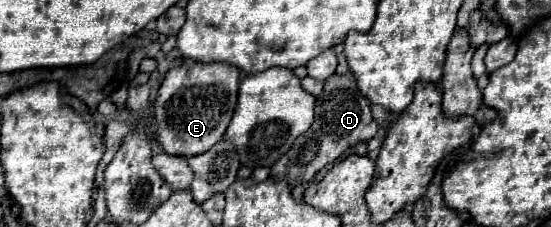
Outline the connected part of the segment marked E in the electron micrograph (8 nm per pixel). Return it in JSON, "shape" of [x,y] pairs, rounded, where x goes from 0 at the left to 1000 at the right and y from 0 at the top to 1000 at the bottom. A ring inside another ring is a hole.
{"shape":[[[330,278],[312,295],[279,445],[287,630],[301,674],[348,692],[396,630],[421,524],[432,427],[436,313],[417,278]]]}

